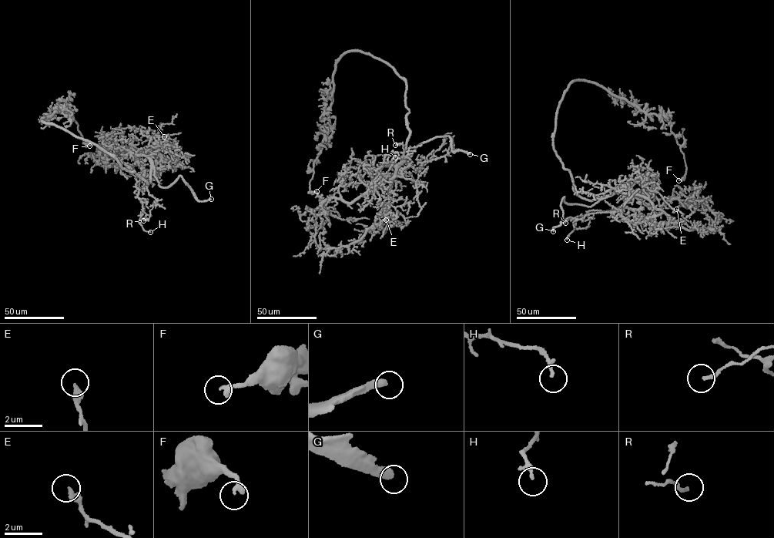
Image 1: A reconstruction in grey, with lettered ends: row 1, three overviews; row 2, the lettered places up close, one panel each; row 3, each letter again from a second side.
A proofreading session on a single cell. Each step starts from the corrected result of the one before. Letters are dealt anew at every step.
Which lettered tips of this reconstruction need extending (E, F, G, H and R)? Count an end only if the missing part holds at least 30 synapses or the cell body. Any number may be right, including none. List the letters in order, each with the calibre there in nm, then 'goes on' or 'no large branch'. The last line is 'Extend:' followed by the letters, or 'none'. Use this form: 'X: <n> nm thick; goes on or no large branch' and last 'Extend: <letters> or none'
E: 300 nm thick; no large branch
F: 300 nm thick; no large branch
G: 420 nm thick; goes on
H: 200 nm thick; no large branch
R: 170 nm thick; no large branch
Extend: G

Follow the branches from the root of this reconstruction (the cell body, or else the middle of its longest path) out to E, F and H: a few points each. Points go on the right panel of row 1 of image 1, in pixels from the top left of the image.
E: (556, 153), (581, 197), (592, 200), (618, 193), (646, 197), (677, 223), (685, 219), (676, 209)
F: (556, 153), (553, 142), (557, 109), (568, 86), (580, 79), (669, 122), (686, 169), (678, 180)
H: (556, 153), (581, 197), (607, 196), (623, 185), (641, 204), (589, 211), (588, 226), (567, 240)

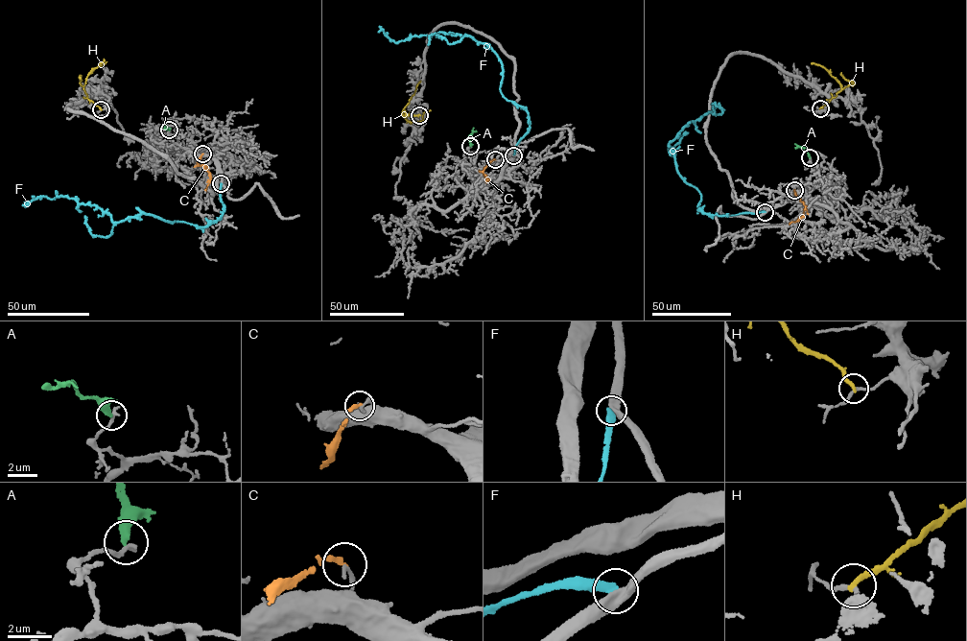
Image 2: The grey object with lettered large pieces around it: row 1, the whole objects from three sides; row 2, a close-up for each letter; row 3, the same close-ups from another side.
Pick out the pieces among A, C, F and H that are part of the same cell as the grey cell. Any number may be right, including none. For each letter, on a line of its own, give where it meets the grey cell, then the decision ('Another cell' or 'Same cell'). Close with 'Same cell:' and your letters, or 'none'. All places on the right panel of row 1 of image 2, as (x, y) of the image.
A: Touches grey at (810, 157). Another cell
C: Touches grey at (794, 190). Another cell
F: Touches grey at (765, 212). Another cell
H: Touches grey at (820, 108). Another cell
Same cell: none

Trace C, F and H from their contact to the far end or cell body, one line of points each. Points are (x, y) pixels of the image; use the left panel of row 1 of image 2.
C: (202, 154), (199, 165), (203, 165), (210, 178), (205, 191)
F: (221, 183), (224, 210), (203, 226), (143, 213), (113, 222), (96, 205), (64, 196), (36, 197), (25, 206)
H: (101, 109), (88, 100), (83, 87), (87, 75), (103, 63), (100, 65), (104, 59)

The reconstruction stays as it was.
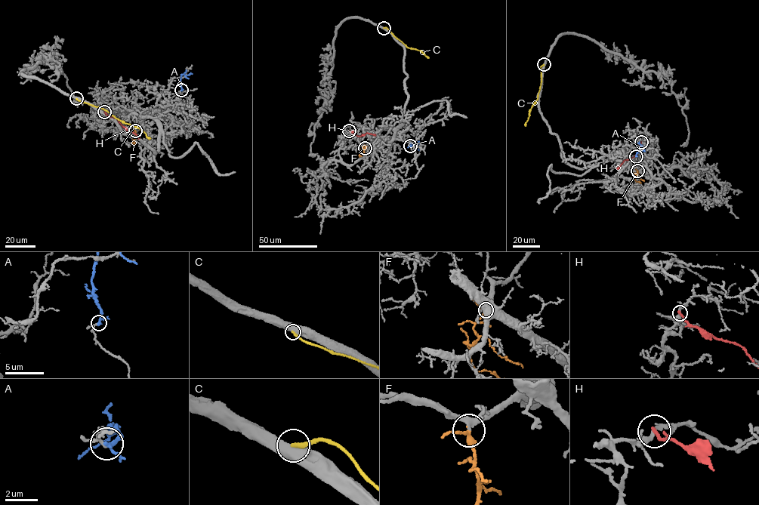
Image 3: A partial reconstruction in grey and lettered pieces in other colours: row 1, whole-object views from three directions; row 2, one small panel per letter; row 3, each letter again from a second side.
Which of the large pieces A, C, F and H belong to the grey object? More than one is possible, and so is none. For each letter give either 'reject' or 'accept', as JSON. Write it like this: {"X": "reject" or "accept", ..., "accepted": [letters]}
{"A": "reject", "C": "reject", "F": "accept", "H": "reject", "accepted": ["F"]}

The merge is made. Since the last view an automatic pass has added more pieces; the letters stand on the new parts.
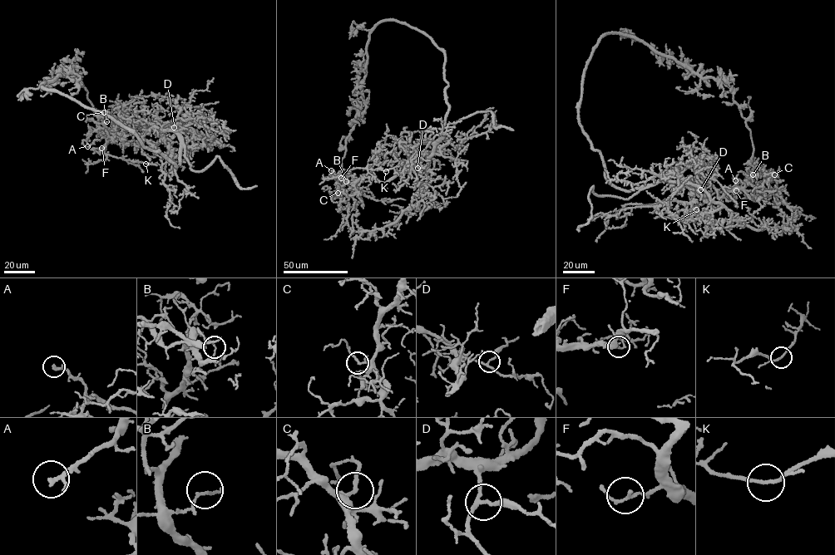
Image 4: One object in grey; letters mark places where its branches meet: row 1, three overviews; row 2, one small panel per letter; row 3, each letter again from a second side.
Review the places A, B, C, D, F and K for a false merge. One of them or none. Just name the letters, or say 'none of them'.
none of them

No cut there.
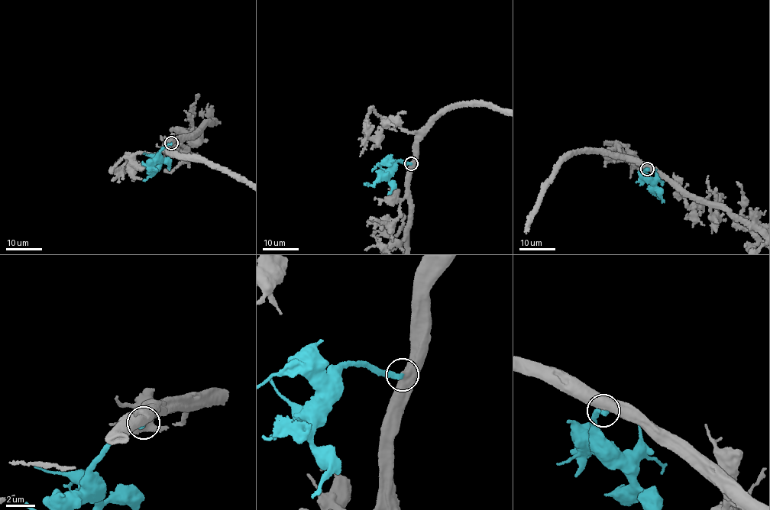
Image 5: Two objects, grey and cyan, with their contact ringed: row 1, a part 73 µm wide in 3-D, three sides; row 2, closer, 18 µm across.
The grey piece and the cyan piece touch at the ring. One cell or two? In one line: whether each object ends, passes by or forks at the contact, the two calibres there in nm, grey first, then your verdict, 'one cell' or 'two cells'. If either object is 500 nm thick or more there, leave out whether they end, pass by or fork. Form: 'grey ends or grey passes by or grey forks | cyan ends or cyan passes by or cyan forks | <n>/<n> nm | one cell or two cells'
650/280 nm | one cell

